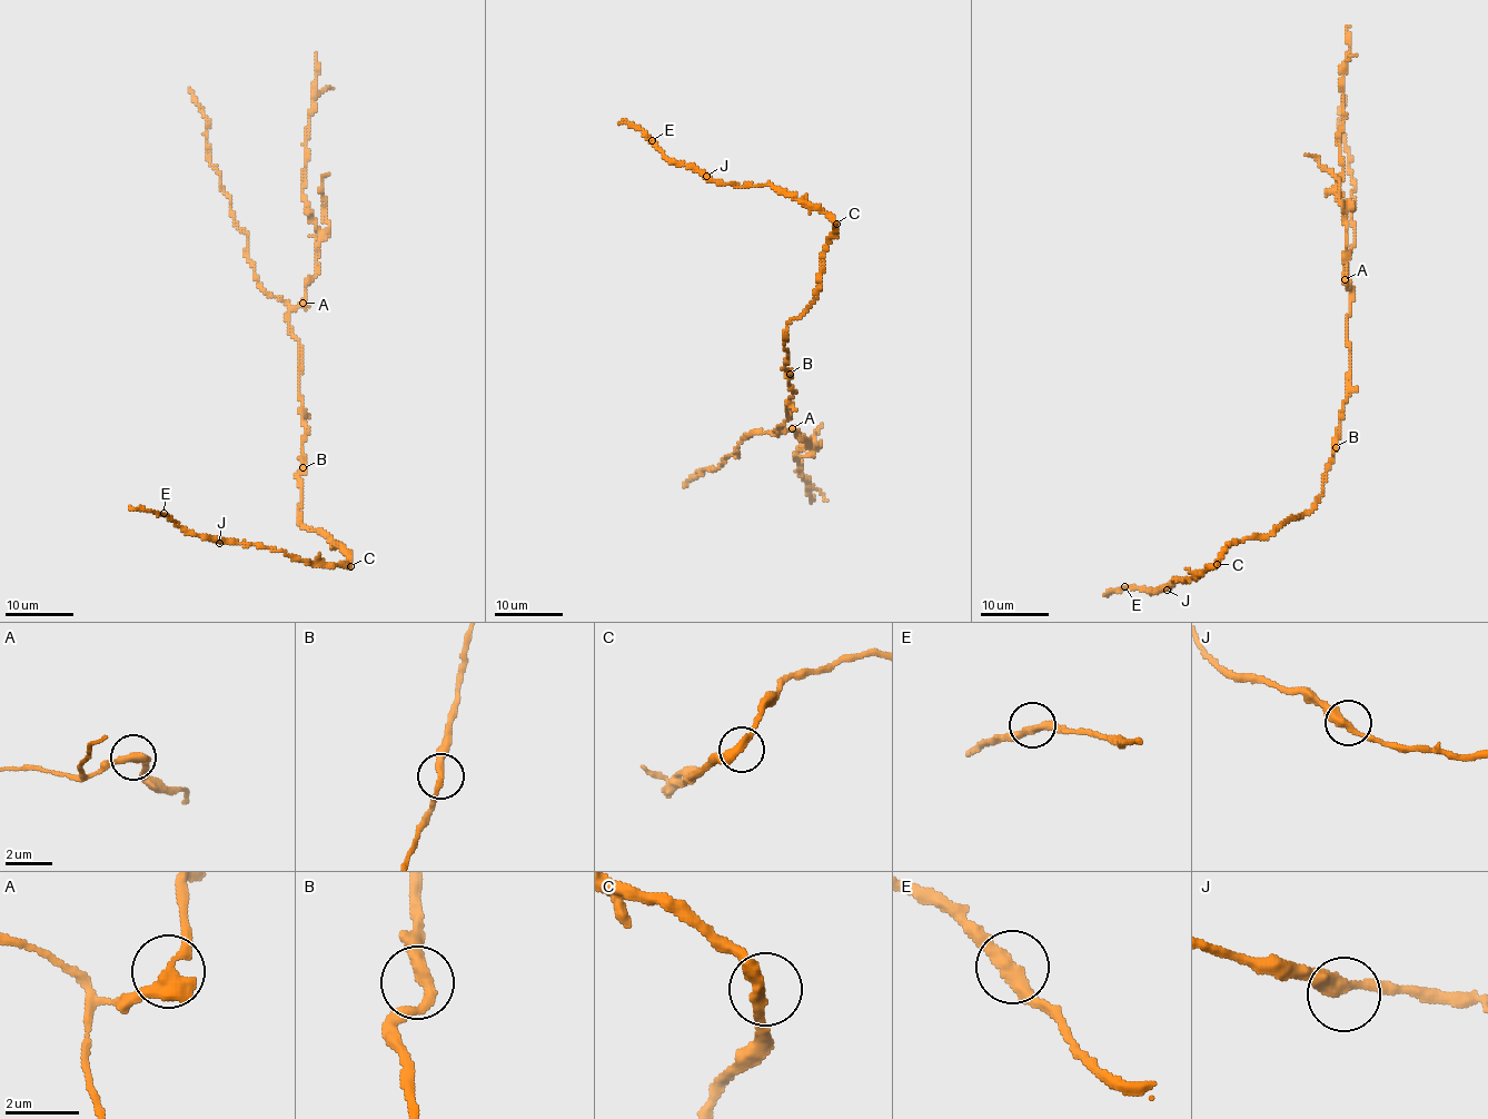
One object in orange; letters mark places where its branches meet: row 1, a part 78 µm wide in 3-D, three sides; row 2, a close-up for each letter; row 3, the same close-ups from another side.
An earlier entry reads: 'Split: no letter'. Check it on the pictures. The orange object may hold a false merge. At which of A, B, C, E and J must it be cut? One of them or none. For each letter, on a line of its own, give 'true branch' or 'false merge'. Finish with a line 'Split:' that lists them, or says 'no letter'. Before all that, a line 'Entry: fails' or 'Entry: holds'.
Entry: fails
A: false merge
B: true branch
C: true branch
E: true branch
J: true branch
Split: A

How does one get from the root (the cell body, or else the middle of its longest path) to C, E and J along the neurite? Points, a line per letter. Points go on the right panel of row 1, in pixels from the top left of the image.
C: (1336, 446), (1326, 473), (1322, 496), (1315, 506), (1268, 534), (1234, 542), (1217, 564)
E: (1336, 446), (1322, 496), (1308, 512), (1234, 542), (1190, 581), (1177, 577), (1151, 593), (1124, 586)
J: (1336, 446), (1322, 496), (1310, 511), (1268, 534), (1234, 542), (1204, 572), (1186, 582), (1177, 577), (1167, 590)

